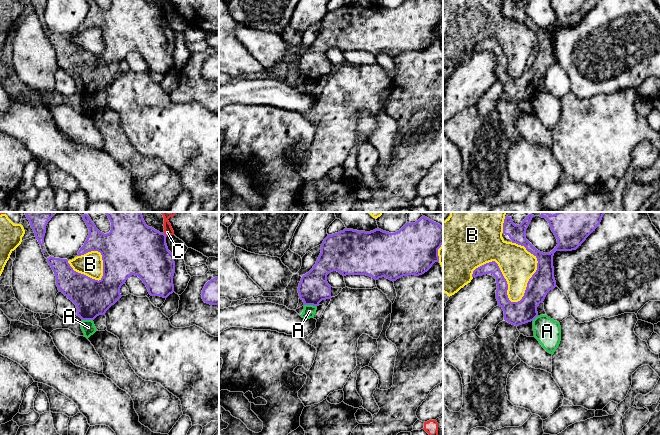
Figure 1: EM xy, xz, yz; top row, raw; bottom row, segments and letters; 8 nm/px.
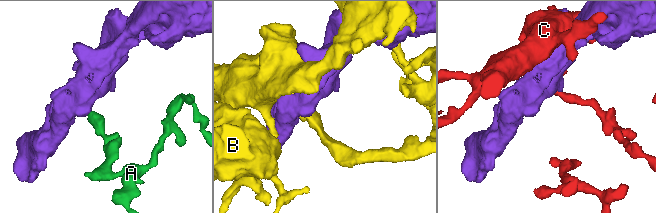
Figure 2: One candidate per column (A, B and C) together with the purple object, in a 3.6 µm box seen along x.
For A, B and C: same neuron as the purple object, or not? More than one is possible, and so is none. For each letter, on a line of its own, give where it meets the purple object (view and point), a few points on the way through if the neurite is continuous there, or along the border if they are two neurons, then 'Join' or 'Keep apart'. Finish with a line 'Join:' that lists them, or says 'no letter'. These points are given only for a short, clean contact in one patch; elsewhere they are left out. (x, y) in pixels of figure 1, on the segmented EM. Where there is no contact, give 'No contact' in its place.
A: Touches purple at xz (310, 304). Boundary: xz (304, 304), (316, 306). Keep apart
B: Touches purple at yz (506, 291). Keep apart
C: Touches purple at xy (165, 235). Keep apart
Join: no letter

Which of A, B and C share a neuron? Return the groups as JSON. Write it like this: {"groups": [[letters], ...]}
{"groups": [["A"], ["B"], ["C"]]}

